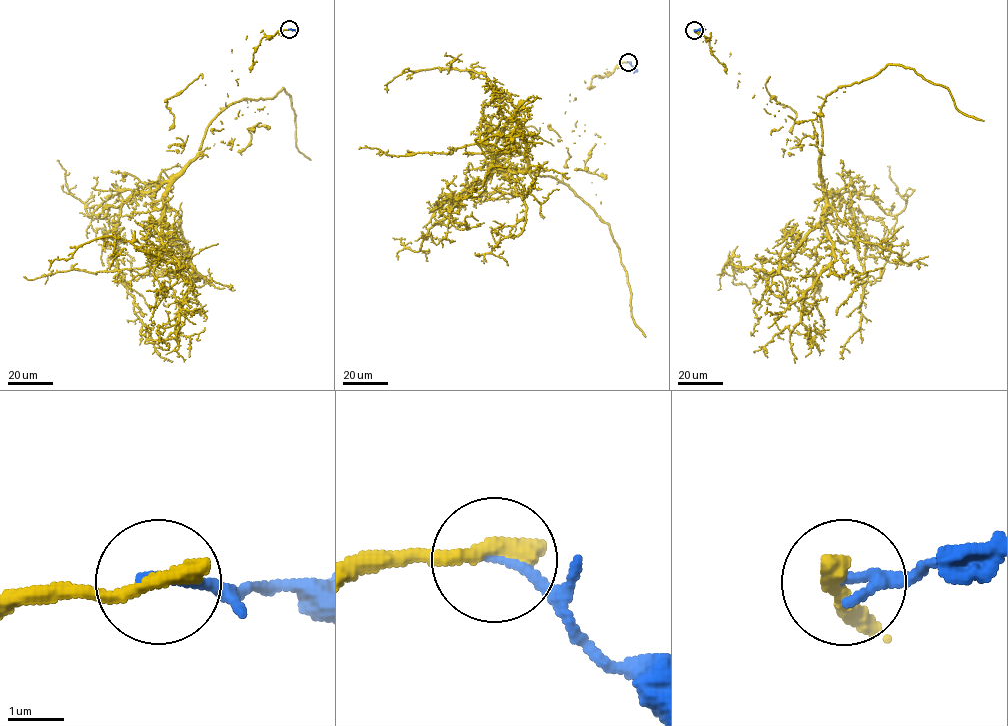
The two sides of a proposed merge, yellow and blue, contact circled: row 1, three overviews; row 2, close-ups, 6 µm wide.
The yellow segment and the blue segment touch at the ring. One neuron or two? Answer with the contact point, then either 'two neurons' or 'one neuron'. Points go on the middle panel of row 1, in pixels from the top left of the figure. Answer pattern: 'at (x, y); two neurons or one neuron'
at (628, 62); two neurons

